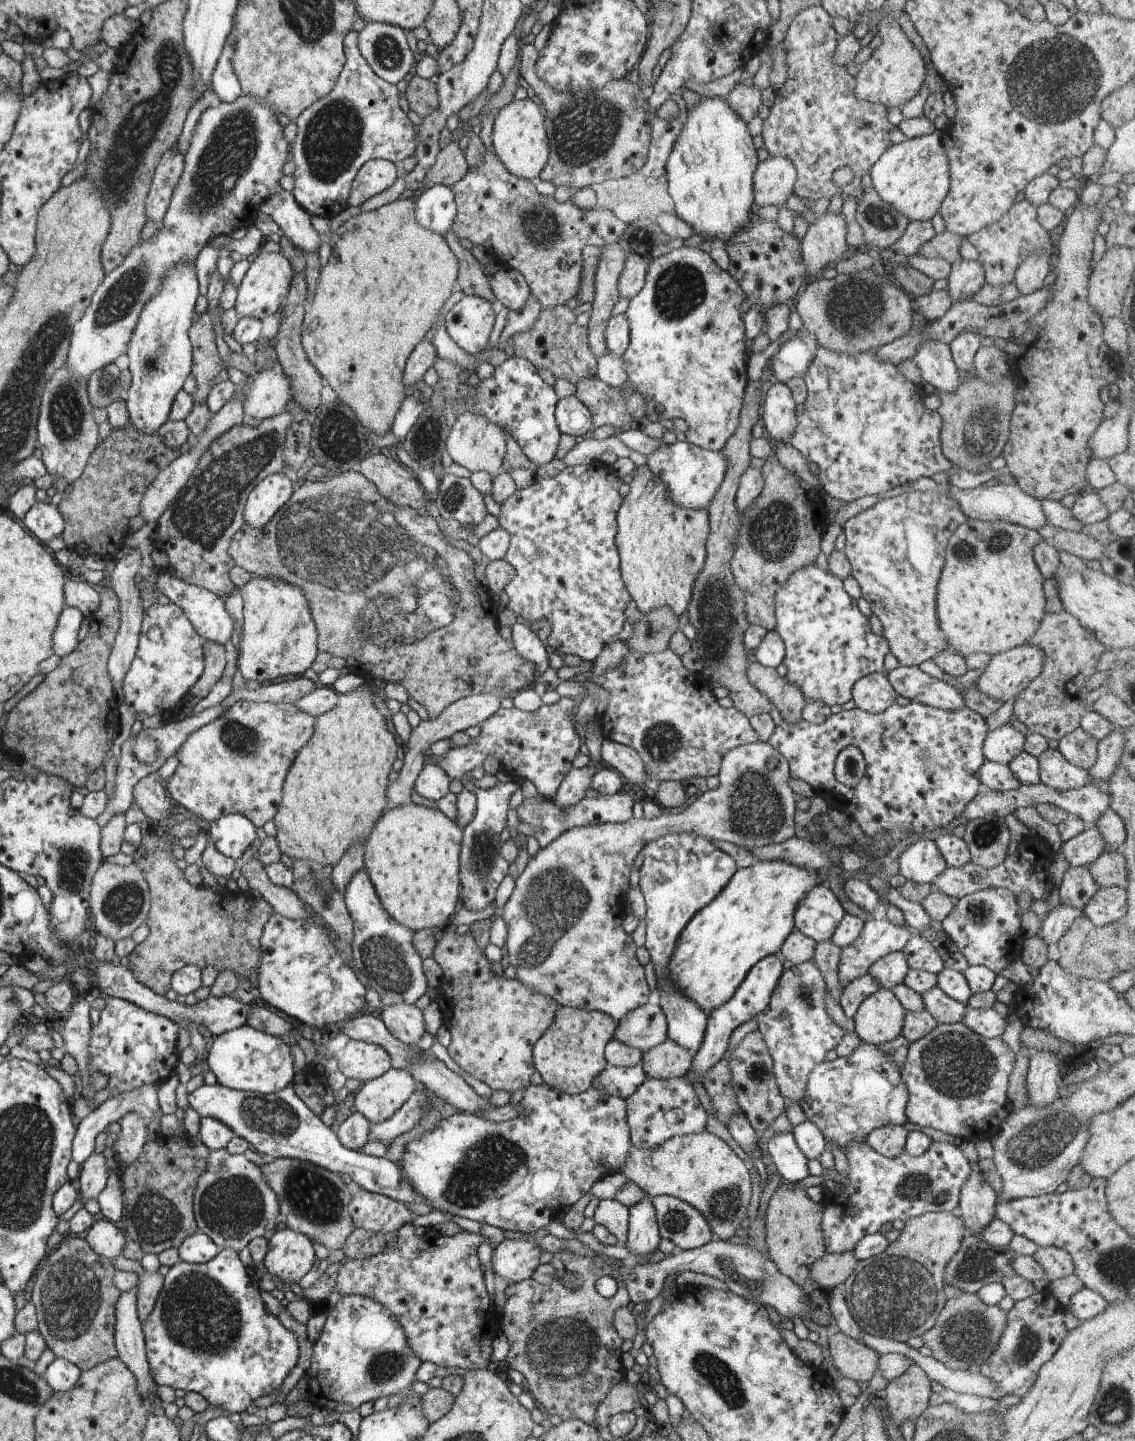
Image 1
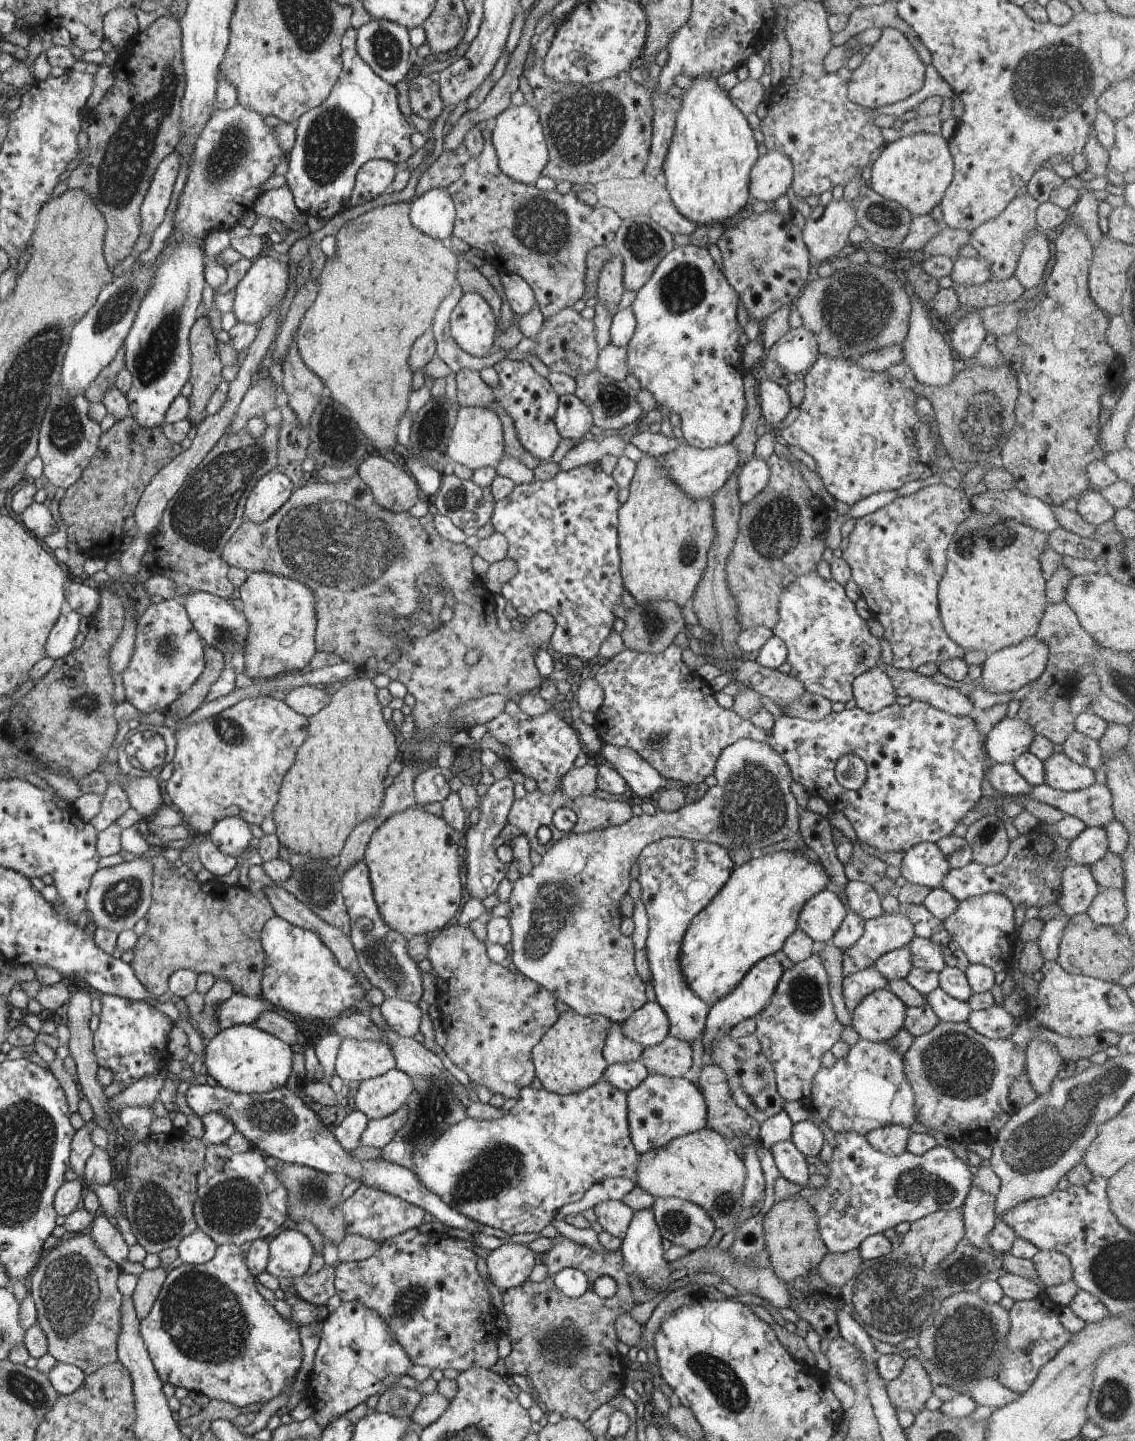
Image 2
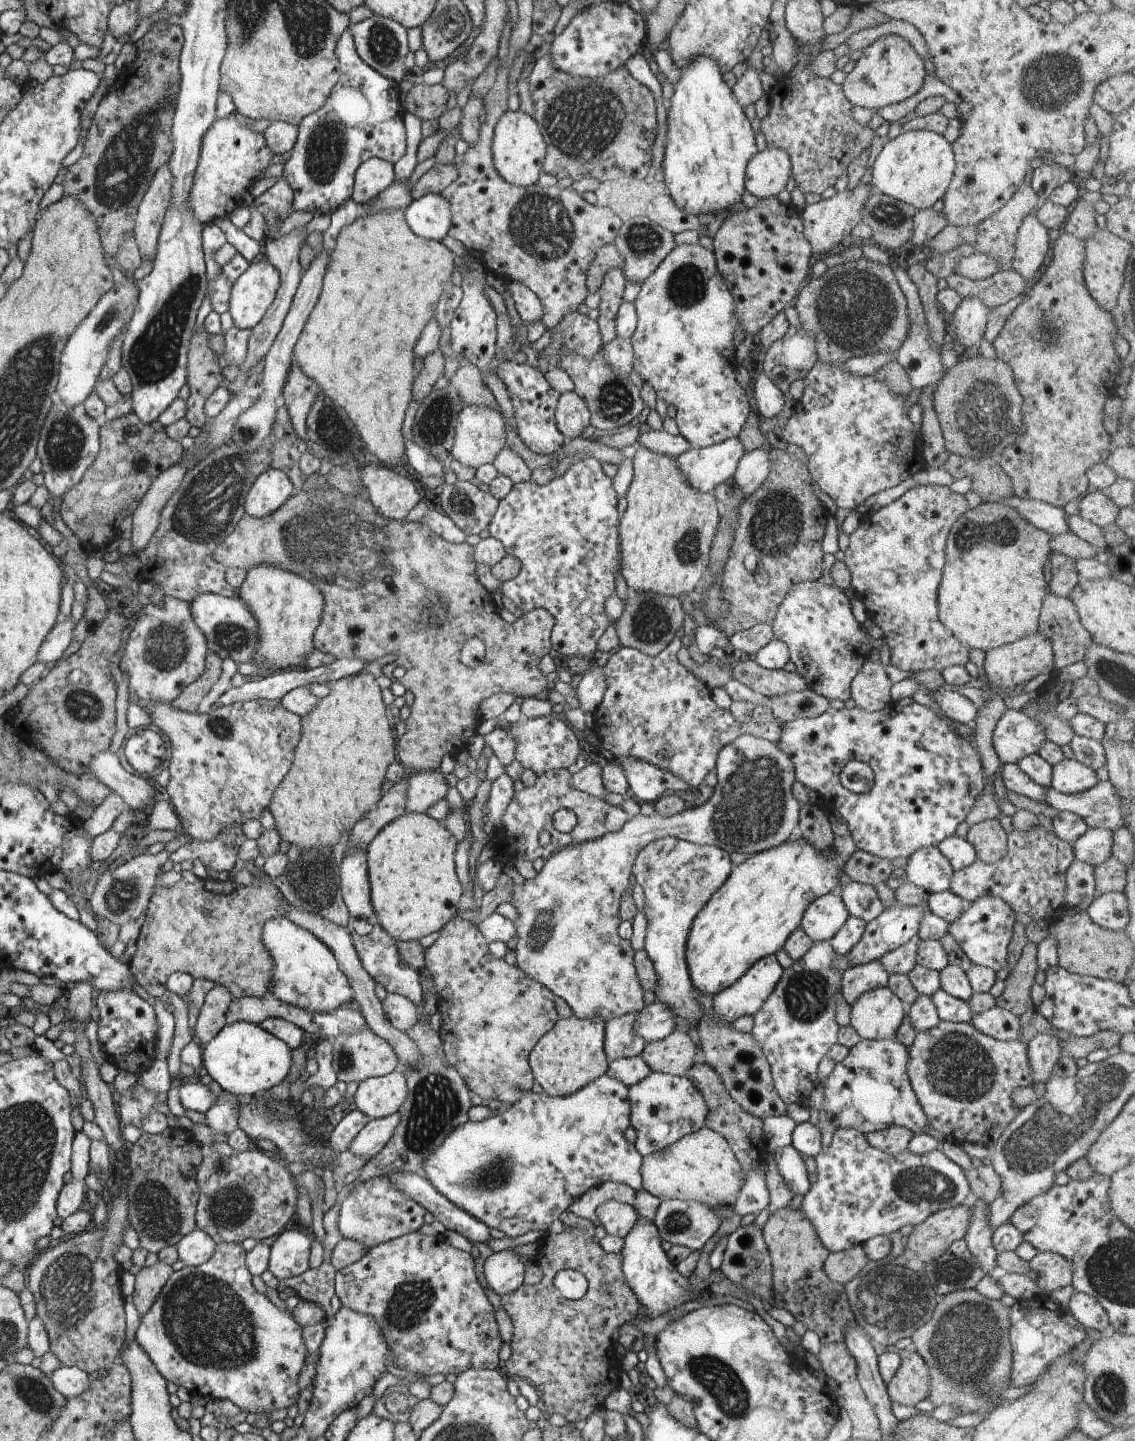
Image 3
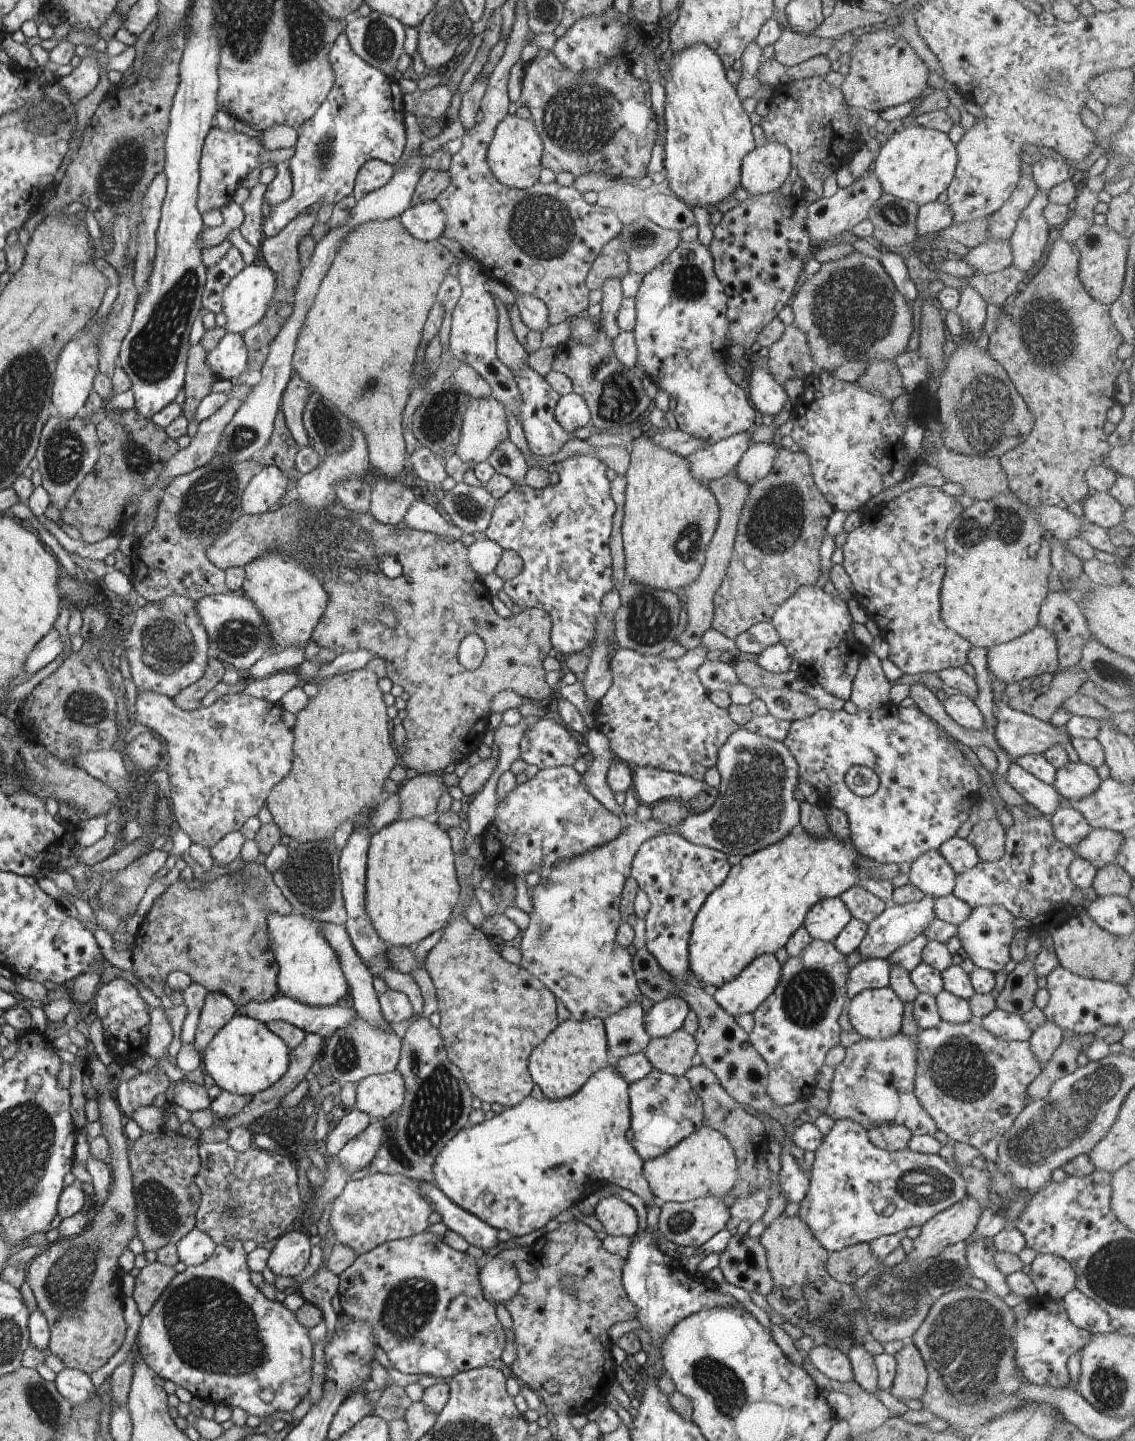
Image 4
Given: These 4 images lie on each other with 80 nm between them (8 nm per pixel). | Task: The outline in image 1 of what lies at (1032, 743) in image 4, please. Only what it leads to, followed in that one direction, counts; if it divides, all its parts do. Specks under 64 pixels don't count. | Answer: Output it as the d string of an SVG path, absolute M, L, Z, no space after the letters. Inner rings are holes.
M1011 724L991 729L984 739L984 756L989 761L1008 765L1023 751L1025 738L1026 736L1015 730Z

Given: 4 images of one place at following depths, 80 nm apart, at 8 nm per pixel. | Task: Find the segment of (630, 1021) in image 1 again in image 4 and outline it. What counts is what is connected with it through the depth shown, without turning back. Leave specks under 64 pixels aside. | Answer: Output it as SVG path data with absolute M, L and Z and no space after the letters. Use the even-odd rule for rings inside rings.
M678 997L665 998L654 1005L643 1016L643 1025L651 1039L670 1036L682 1029L689 1004Z

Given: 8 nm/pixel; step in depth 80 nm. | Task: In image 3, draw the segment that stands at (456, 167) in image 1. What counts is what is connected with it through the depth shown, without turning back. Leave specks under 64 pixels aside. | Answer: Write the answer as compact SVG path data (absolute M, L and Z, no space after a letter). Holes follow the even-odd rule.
M456 162L436 163L430 168L411 190L413 200L430 193L440 194L449 184L452 184L459 175L455 164Z

